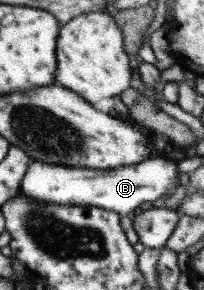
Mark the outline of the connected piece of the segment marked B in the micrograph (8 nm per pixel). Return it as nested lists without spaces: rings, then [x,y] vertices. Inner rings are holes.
[[[161,155],[151,157],[140,164],[97,171],[85,168],[61,167],[33,160],[24,173],[18,192],[33,202],[51,202],[57,206],[93,206],[124,215],[135,213],[143,202],[151,202],[159,197],[166,198],[168,191],[177,187],[176,163]]]

